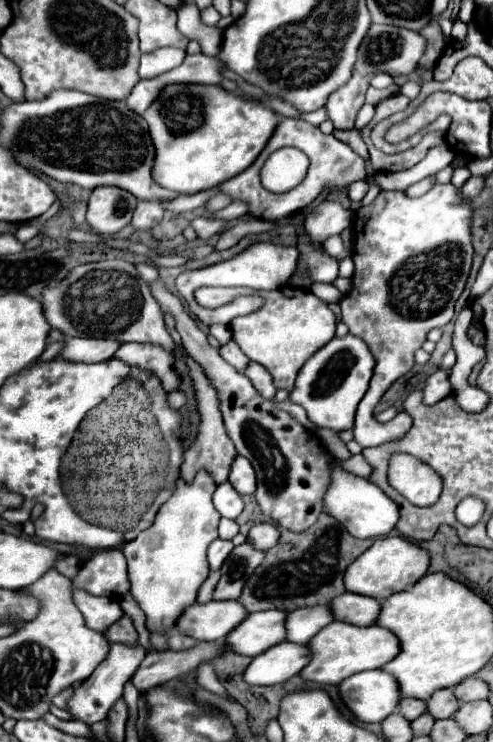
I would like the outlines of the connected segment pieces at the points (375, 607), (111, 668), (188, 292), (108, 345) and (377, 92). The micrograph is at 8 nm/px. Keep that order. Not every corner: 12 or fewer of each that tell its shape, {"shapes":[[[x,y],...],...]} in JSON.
{"shapes":[[[342,593],[328,607],[336,621],[372,625],[376,599]],[[142,645],[110,653],[76,687],[68,711],[94,725],[122,697],[146,657]],[[256,243],[230,261],[180,273],[188,305],[198,287],[284,287],[296,247]],[[68,339],[60,357],[70,363],[102,363],[118,341]],[[398,85],[386,89],[370,87],[366,101],[378,105],[400,91]]]}

